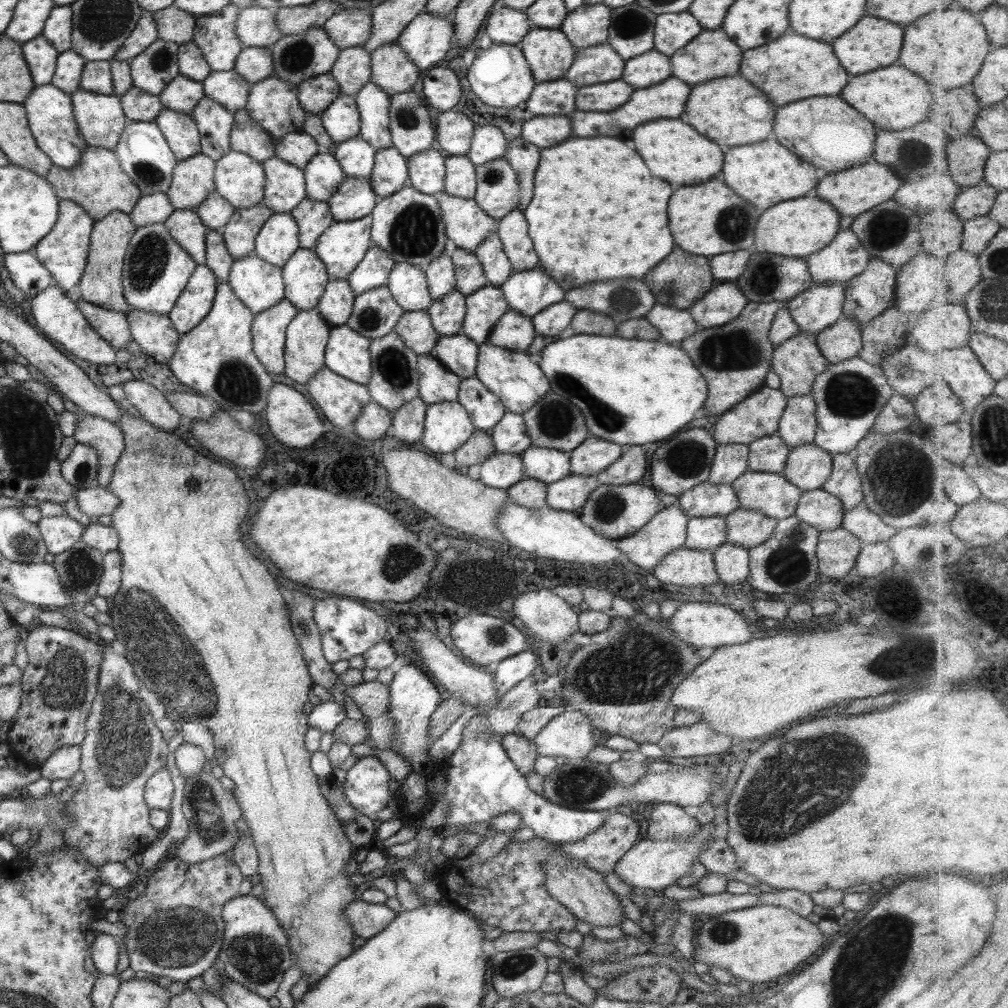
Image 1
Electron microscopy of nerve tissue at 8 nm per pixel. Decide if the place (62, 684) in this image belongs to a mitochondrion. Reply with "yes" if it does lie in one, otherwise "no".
yes

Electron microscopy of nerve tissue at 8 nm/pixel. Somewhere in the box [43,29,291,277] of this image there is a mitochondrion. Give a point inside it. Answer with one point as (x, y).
(160, 60)

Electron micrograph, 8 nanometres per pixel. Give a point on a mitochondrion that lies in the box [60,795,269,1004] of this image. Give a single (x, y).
(176, 936)

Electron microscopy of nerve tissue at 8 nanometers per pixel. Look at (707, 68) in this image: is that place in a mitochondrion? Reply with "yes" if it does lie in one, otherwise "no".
no

